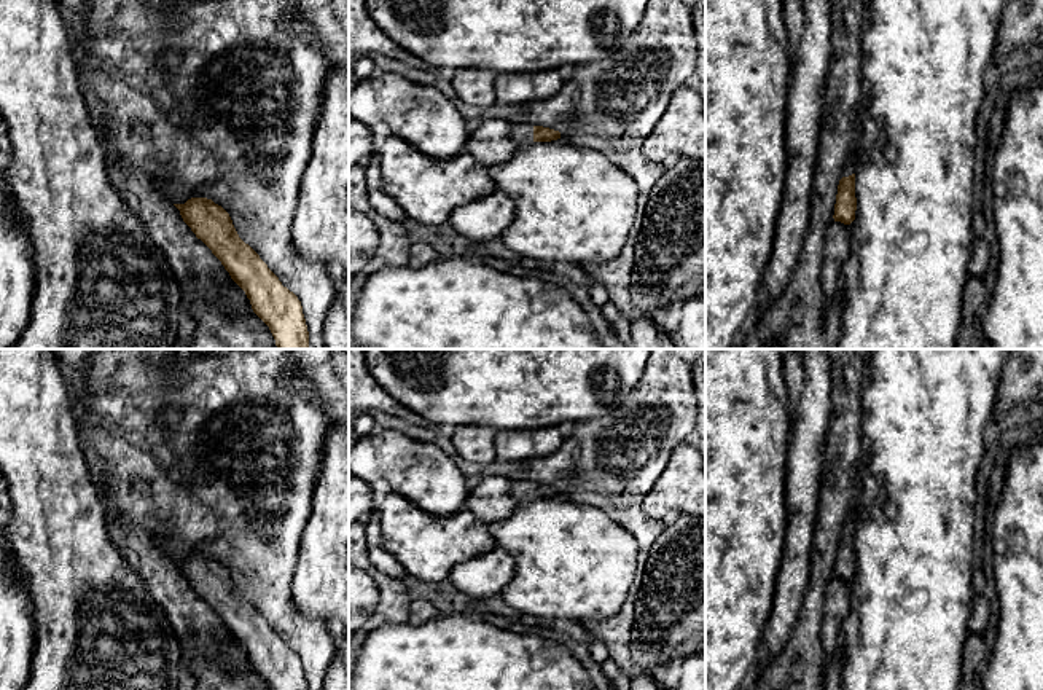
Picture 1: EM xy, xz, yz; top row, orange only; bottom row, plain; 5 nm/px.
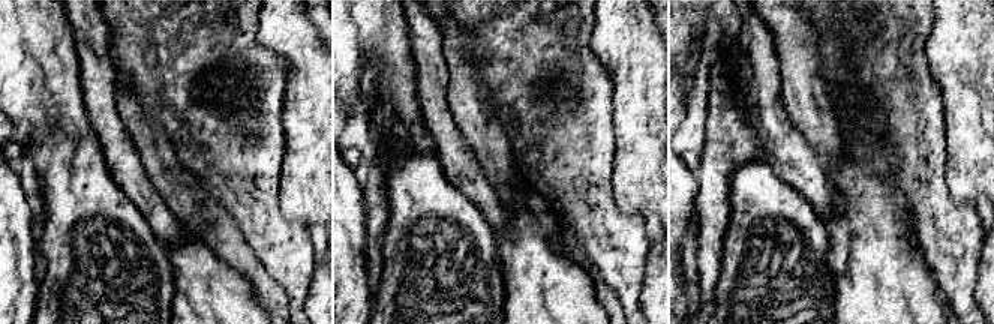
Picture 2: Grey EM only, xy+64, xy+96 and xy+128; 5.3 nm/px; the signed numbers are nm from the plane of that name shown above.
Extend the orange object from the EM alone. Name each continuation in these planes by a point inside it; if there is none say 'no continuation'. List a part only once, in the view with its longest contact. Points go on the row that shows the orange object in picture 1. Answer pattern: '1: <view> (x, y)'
1: xz (521, 134)

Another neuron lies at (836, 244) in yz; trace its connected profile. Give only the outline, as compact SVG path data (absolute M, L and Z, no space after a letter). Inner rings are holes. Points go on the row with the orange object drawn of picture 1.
M834 222L825 231L820 287L823 295L823 314L836 306L841 282L841 269L849 257L850 225Z

